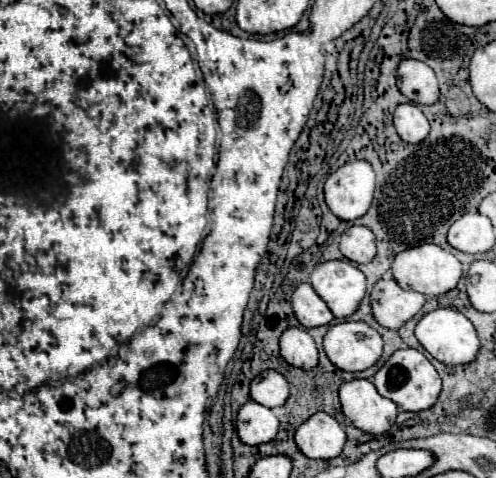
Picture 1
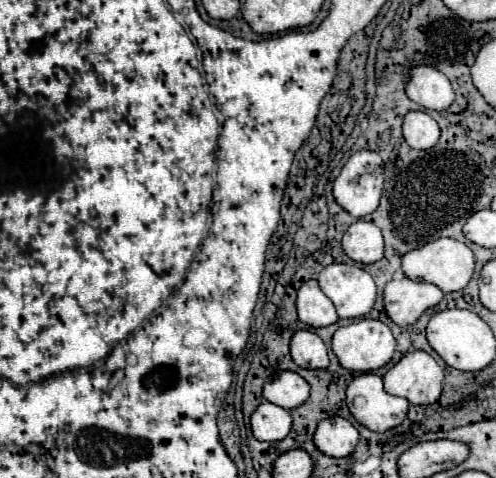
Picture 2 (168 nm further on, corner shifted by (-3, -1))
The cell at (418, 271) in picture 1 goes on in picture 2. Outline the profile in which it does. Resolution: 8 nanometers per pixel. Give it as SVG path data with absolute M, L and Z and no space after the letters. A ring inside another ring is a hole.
M441 238L435 242L429 242L417 250L411 250L403 256L403 272L411 280L425 280L431 284L437 284L443 292L455 292L463 290L475 270L475 256L471 248L459 240L453 238Z

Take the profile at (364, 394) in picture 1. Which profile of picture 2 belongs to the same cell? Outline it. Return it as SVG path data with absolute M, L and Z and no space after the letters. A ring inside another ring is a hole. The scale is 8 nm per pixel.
M361 374L347 386L347 406L359 424L375 432L399 426L409 410L409 402L387 394L375 374Z

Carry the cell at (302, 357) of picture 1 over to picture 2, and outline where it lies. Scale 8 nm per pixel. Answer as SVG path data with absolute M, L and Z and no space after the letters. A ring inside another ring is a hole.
M297 330L291 338L291 358L301 368L327 368L329 356L323 340L311 330Z

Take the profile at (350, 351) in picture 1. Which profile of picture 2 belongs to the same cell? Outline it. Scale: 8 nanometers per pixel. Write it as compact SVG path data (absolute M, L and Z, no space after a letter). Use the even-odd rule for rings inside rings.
M359 318L347 326L341 326L333 334L333 352L339 364L347 370L357 370L357 372L369 372L369 370L383 368L393 358L395 346L397 342L393 338L391 328L383 324L381 320L373 320L373 318Z

